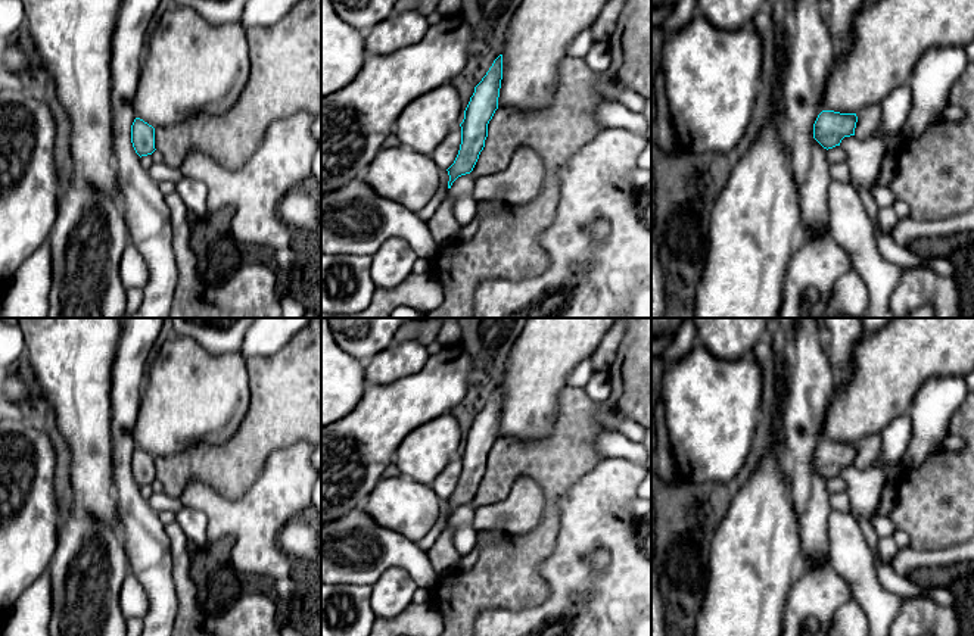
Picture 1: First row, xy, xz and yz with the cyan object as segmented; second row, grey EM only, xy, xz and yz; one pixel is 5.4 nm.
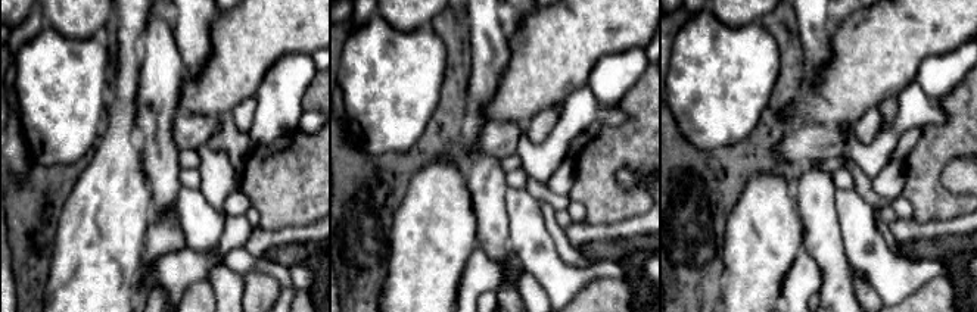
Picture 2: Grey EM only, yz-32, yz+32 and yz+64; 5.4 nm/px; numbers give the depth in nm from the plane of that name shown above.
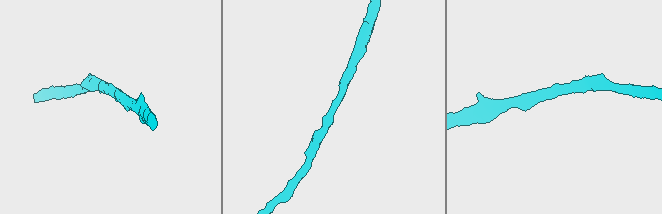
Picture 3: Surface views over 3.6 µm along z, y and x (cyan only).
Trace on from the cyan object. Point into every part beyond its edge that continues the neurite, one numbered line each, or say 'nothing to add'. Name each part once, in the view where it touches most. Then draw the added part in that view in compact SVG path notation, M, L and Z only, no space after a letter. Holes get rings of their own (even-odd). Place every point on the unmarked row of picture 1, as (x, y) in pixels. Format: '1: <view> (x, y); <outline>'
nothing to add

